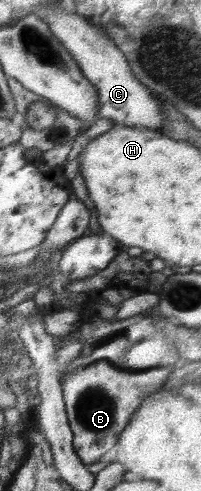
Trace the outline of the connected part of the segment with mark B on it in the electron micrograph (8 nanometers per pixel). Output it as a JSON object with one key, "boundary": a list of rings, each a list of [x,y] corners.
{"boundary":[[[108,361],[92,363],[81,371],[63,370],[63,401],[68,424],[73,432],[73,449],[84,465],[98,461],[117,442],[120,433],[128,426],[132,415],[144,399],[164,386],[172,369],[150,369],[140,372],[120,370]]]}

